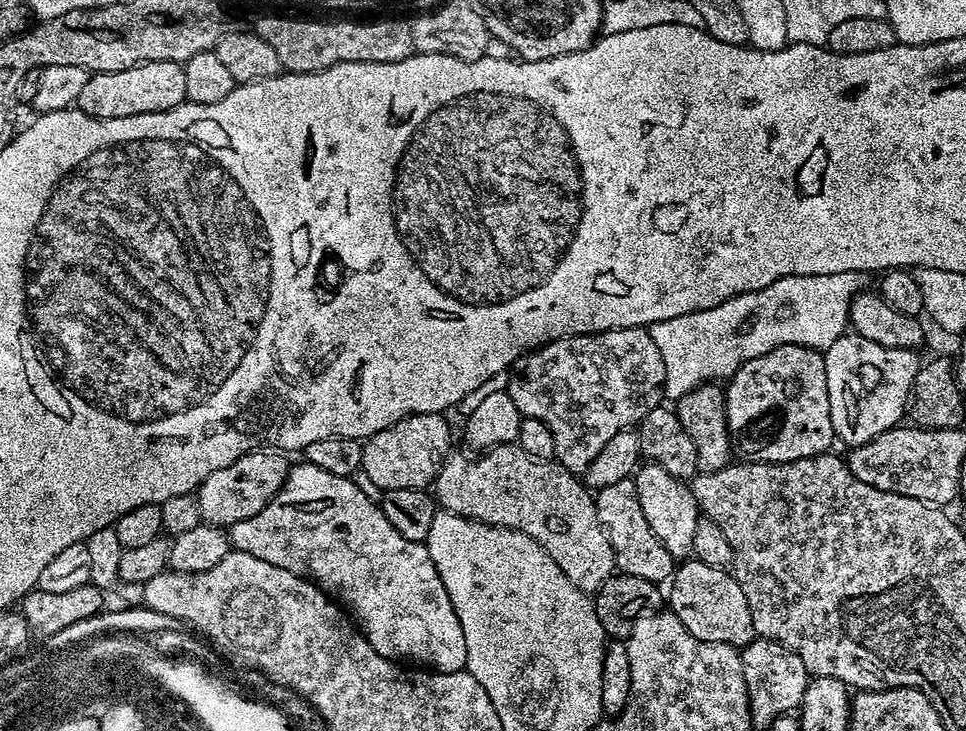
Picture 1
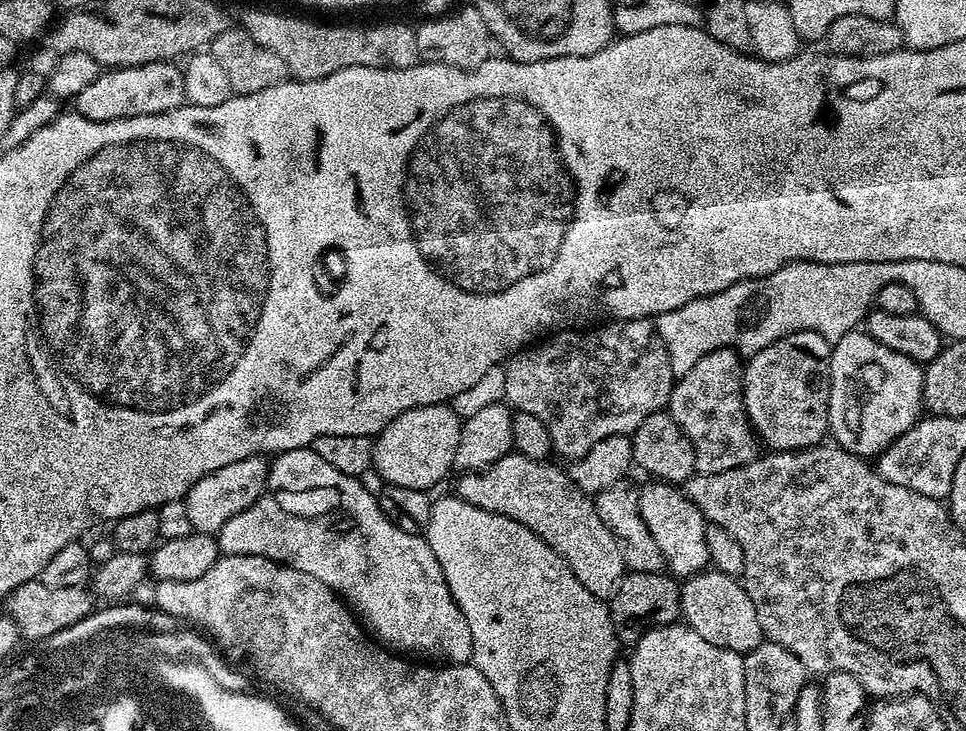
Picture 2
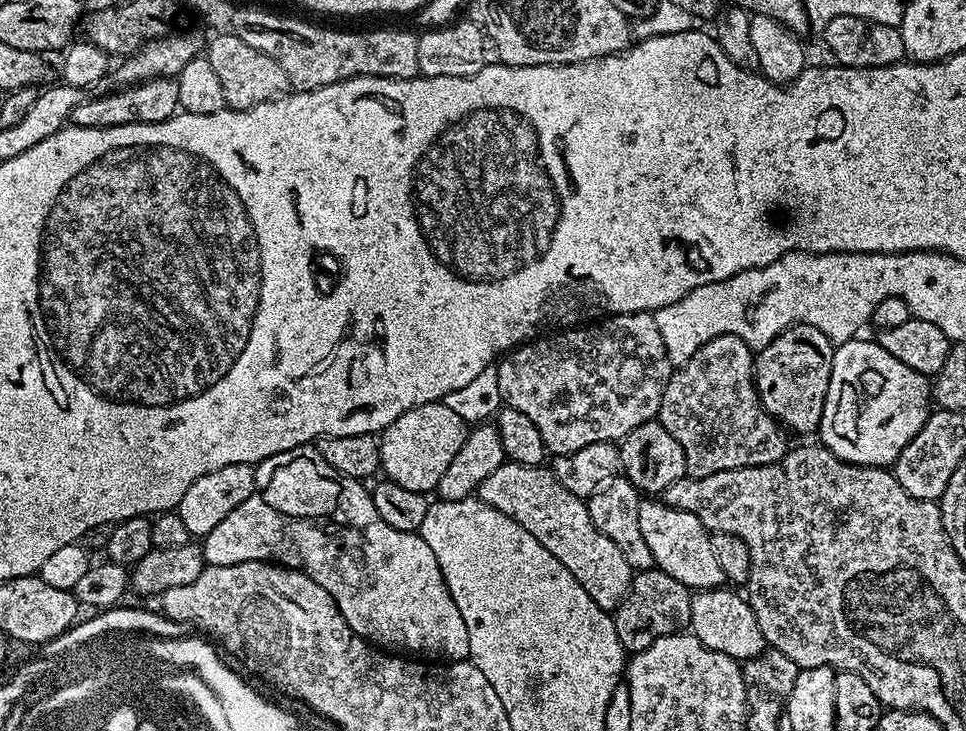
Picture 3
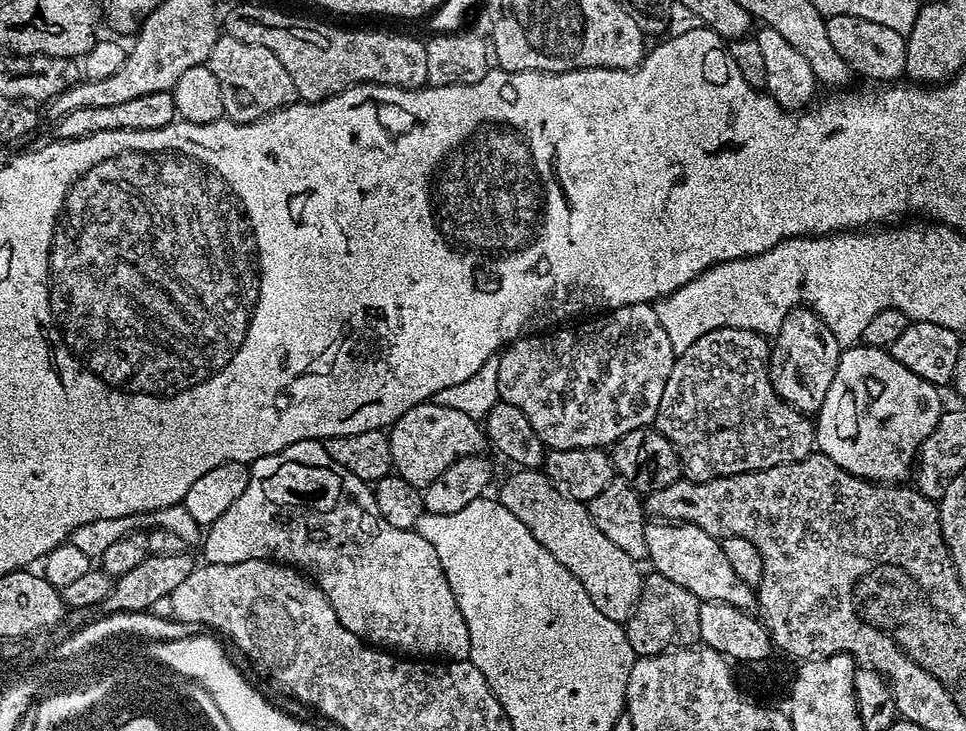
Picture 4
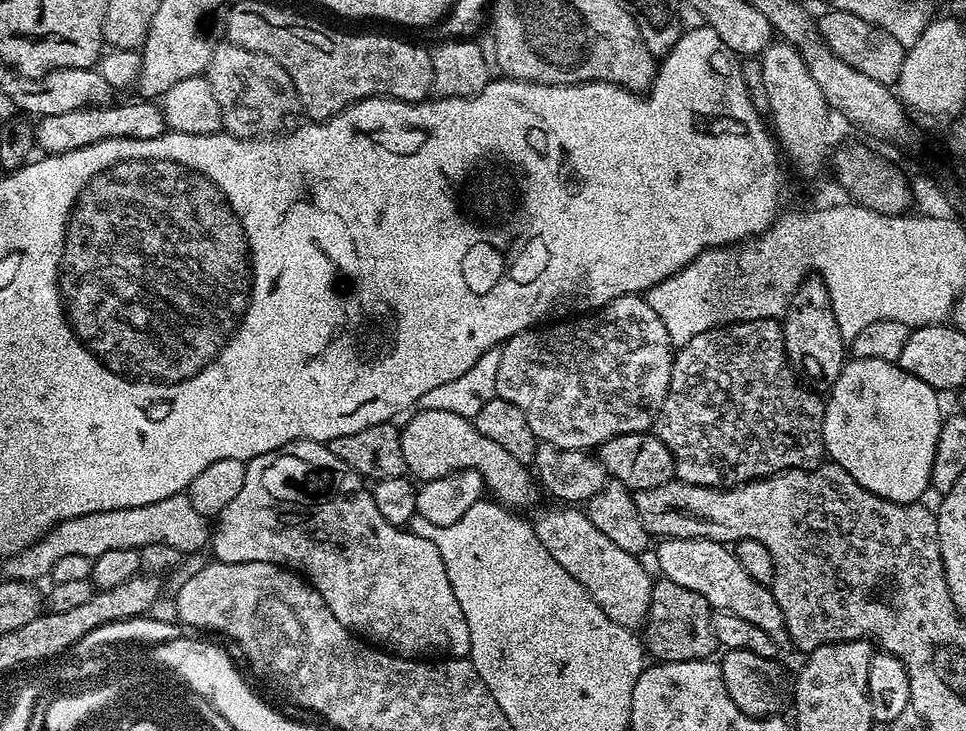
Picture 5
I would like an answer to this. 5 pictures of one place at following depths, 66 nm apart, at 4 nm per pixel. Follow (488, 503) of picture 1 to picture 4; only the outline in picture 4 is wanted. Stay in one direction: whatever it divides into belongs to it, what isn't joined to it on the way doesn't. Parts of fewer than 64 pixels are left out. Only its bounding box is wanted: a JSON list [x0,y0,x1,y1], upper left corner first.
[498,470,642,624]

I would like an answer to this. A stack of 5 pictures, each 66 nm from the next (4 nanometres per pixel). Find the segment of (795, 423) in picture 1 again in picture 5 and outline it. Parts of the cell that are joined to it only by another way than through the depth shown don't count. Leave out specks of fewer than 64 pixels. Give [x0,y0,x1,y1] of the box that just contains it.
[782,274,846,389]

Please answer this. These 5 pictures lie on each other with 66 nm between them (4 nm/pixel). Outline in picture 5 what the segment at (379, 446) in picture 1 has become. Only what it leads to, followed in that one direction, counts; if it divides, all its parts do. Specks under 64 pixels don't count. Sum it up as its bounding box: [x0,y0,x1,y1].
[400,410,538,510]

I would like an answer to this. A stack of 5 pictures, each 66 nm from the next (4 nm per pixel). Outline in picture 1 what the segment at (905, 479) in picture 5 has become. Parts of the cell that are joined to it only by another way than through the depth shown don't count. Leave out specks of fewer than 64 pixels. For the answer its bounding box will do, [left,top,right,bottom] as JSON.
[824,334,922,446]

